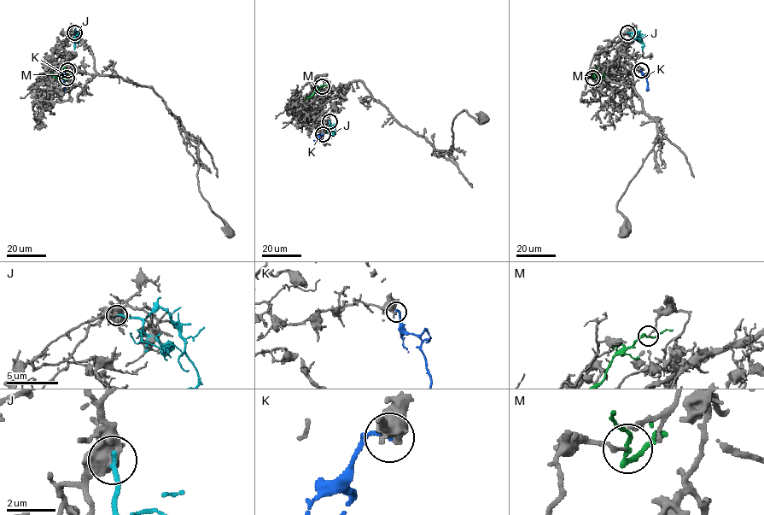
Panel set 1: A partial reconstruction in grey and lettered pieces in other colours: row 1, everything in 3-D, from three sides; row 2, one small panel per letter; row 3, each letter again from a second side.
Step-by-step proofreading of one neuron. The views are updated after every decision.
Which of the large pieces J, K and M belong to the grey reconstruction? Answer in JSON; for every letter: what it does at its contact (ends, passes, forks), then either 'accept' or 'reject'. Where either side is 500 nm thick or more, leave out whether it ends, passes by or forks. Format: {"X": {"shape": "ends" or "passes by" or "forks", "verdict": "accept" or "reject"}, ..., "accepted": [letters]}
{"J": {"verdict": "reject"}, "K": {"shape": "ends", "verdict": "accept"}, "M": {"shape": "passes by", "verdict": "reject"}, "accepted": ["K"]}

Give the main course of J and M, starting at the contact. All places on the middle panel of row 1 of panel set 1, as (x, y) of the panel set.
J: (329, 121), (329, 136)
M: (322, 86), (305, 99)

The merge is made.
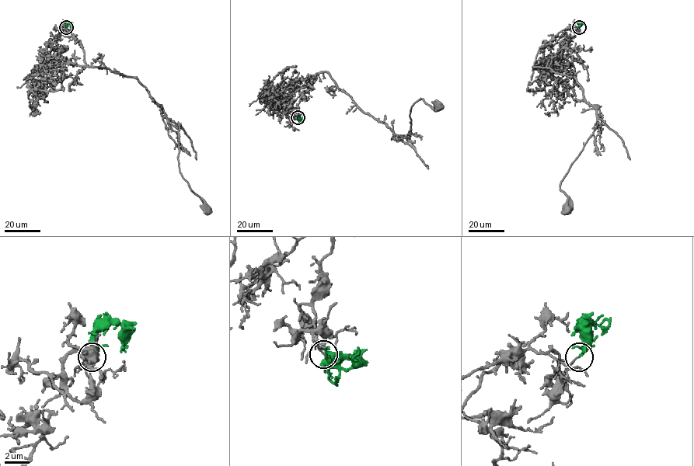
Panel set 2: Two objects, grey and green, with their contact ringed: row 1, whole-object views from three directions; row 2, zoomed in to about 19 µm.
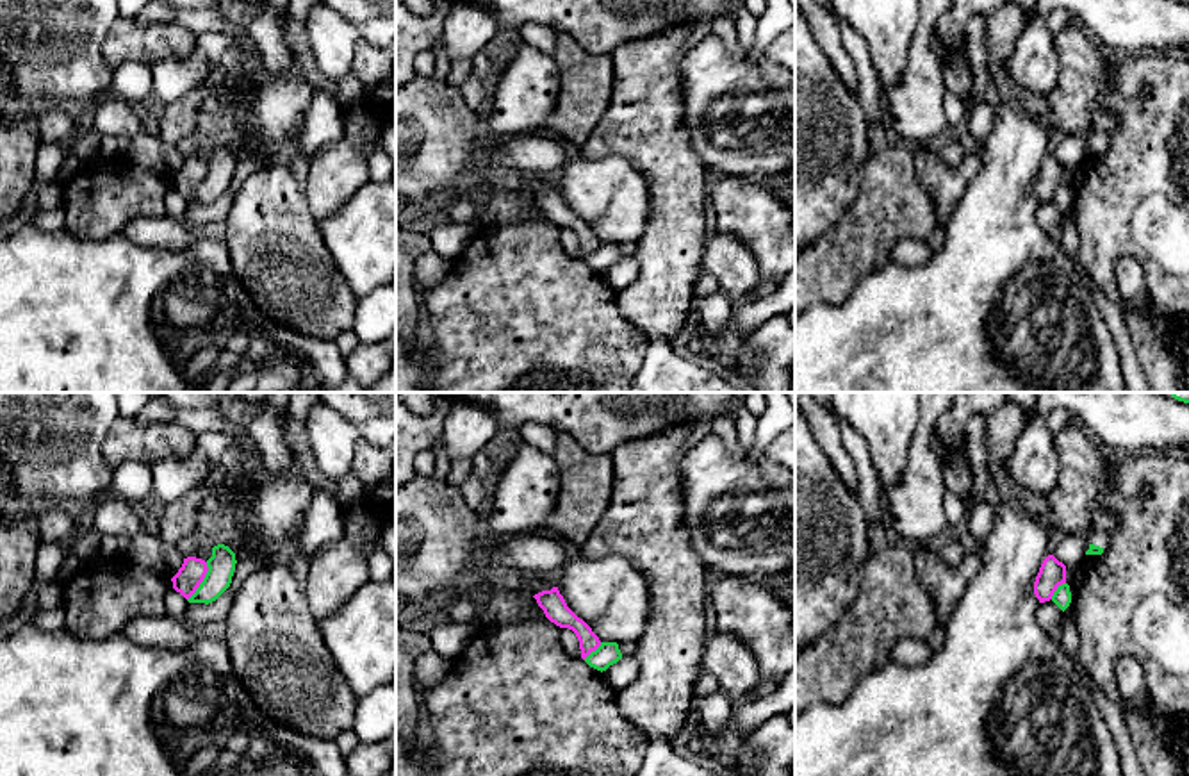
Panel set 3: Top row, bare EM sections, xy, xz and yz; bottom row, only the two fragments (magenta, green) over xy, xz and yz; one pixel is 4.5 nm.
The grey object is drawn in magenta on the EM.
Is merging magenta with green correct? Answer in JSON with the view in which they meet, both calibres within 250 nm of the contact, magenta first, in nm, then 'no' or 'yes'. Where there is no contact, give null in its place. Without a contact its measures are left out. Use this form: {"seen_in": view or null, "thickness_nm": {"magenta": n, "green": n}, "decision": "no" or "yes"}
{"seen_in": "xy", "thickness_nm": {"magenta": 120, "green": 120}, "decision": "no"}

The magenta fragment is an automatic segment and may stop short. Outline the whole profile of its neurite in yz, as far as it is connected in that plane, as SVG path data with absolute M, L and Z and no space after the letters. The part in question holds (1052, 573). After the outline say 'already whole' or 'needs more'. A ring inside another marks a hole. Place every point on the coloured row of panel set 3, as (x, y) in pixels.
M1048 555L1034 582L1034 594L1039 603L1050 601L1057 587L1062 583L1066 583L1066 565L1054 555Z; already whole

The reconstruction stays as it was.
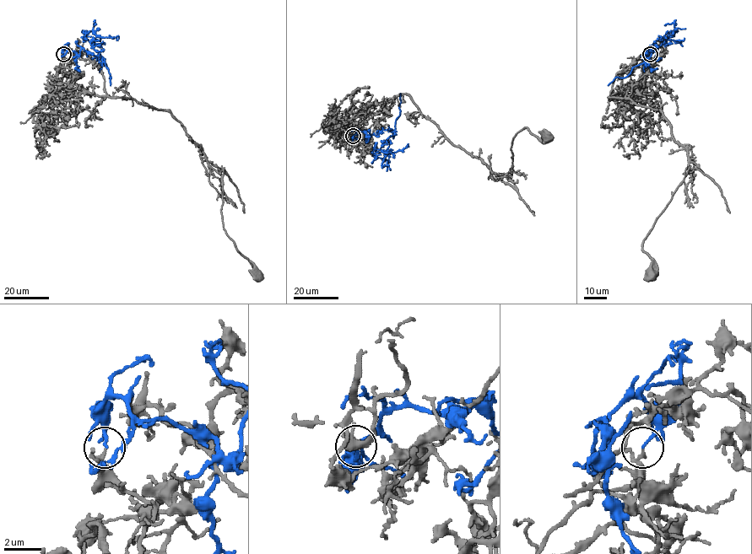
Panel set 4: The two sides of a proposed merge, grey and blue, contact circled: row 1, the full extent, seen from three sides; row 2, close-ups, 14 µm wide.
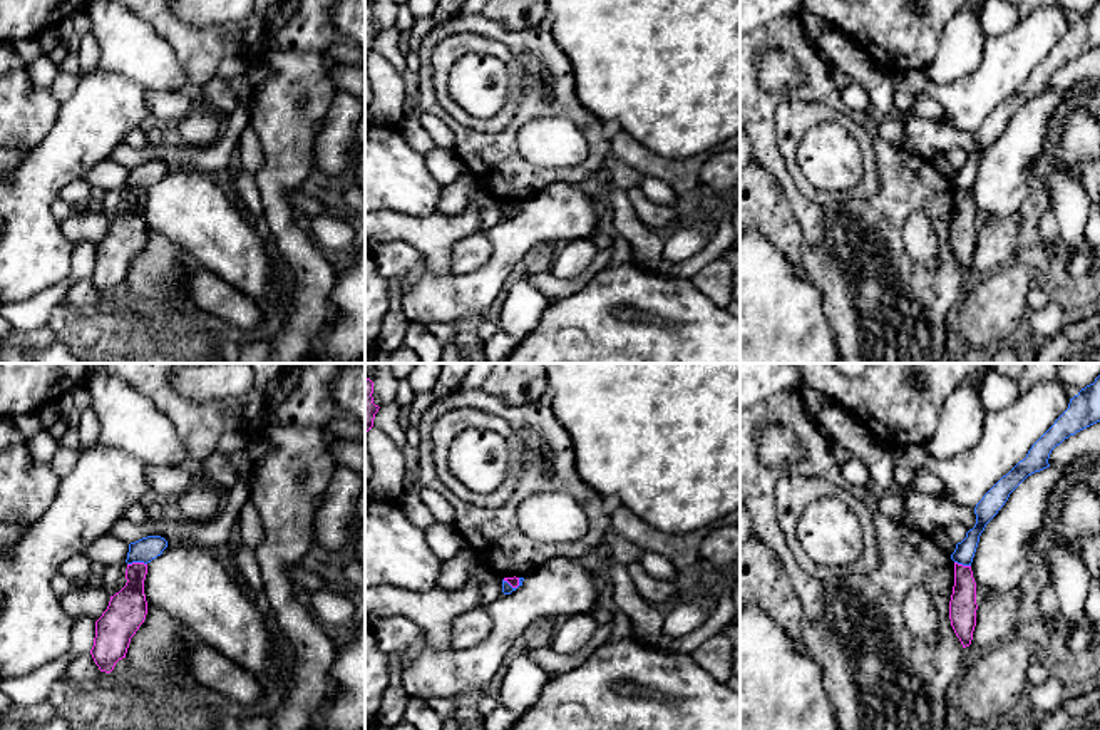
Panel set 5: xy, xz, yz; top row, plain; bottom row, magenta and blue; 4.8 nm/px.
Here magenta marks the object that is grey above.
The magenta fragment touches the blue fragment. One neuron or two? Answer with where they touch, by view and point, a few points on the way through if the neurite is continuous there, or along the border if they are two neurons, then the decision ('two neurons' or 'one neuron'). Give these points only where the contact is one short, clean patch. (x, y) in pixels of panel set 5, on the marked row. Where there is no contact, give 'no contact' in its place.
contact xy (136, 563); border xy (146, 563), (128, 565); two neurons

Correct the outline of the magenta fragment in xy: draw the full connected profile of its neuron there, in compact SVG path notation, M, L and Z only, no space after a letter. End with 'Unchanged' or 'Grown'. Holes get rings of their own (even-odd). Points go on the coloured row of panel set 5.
M127 564L126 586L111 596L107 609L95 621L95 638L90 655L100 671L111 673L116 663L126 658L131 638L146 619L146 574L147 564Z. Unchanged

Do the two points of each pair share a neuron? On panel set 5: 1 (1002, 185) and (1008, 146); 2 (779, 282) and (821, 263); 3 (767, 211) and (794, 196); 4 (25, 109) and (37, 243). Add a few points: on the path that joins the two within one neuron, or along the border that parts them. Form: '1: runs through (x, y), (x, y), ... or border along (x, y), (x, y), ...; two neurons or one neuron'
1: runs through (1005, 174), (1008, 156); one neuron
2: border along (809, 277), (822, 293), (824, 313); two neurons
3: border along (762, 168), (774, 178), (799, 226), (801, 236); two neurons
4: border along (56, 121), (52, 129), (25, 153); two neurons

